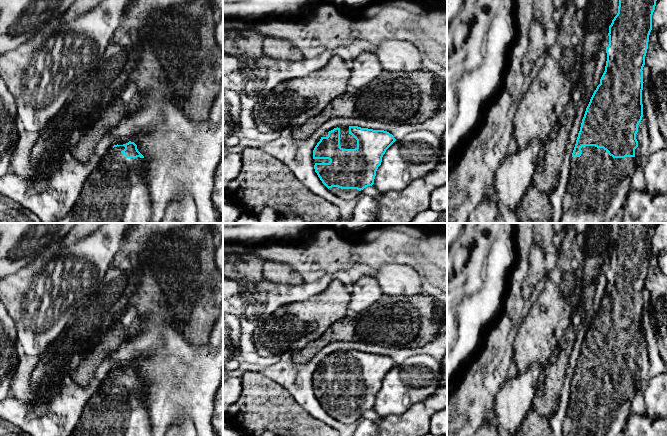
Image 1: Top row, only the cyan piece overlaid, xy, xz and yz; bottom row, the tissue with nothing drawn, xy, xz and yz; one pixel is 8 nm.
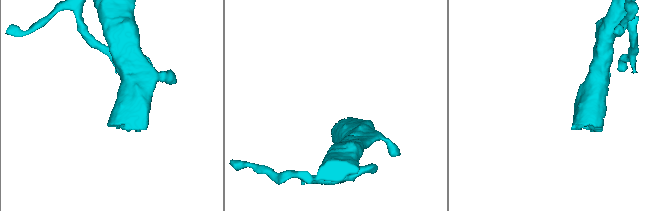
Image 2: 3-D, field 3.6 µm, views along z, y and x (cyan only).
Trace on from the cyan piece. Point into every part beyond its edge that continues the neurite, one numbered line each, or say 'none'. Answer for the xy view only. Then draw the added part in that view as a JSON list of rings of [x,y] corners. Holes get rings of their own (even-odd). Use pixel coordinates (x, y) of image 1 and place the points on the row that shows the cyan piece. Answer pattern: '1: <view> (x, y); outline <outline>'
1: xy (115, 192); outline [[[124,146],[111,148],[101,160],[98,168],[88,176],[81,194],[69,213],[56,223],[150,223],[152,203],[147,188],[147,181],[143,180],[143,165],[145,158],[126,158],[121,153]]]

